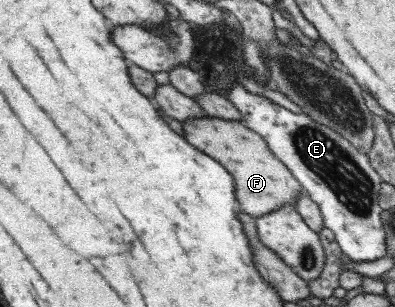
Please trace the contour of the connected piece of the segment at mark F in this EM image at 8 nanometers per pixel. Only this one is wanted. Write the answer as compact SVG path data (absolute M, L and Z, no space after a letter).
M207 116L186 119L180 125L182 137L192 147L215 159L230 173L234 180L234 198L238 203L238 211L250 216L266 215L282 205L294 206L298 195L303 193L302 186L288 168L272 155L264 139L241 122Z

